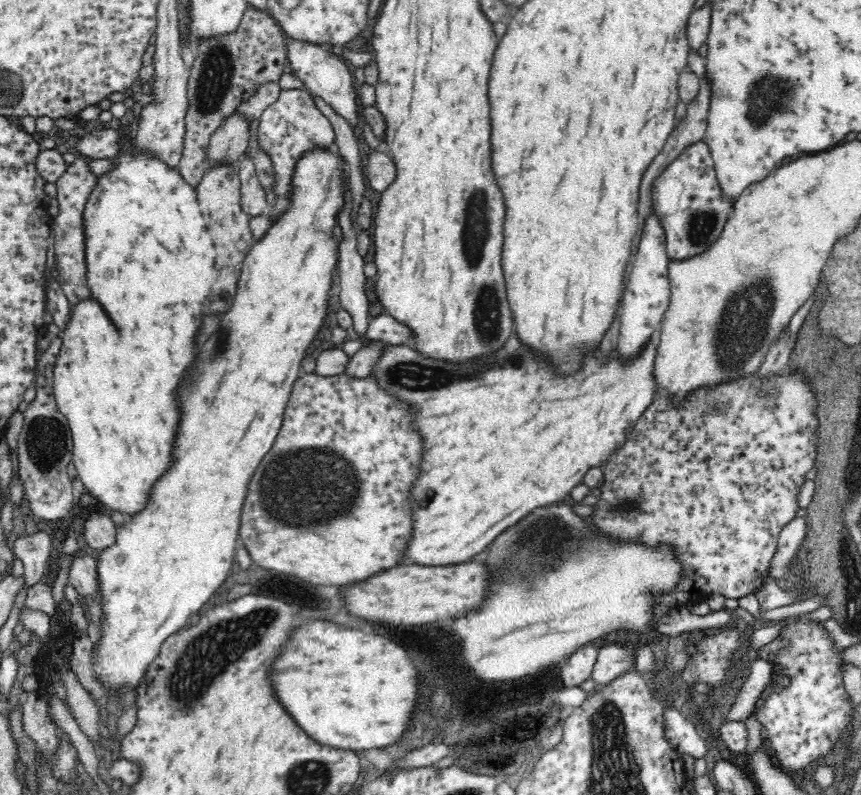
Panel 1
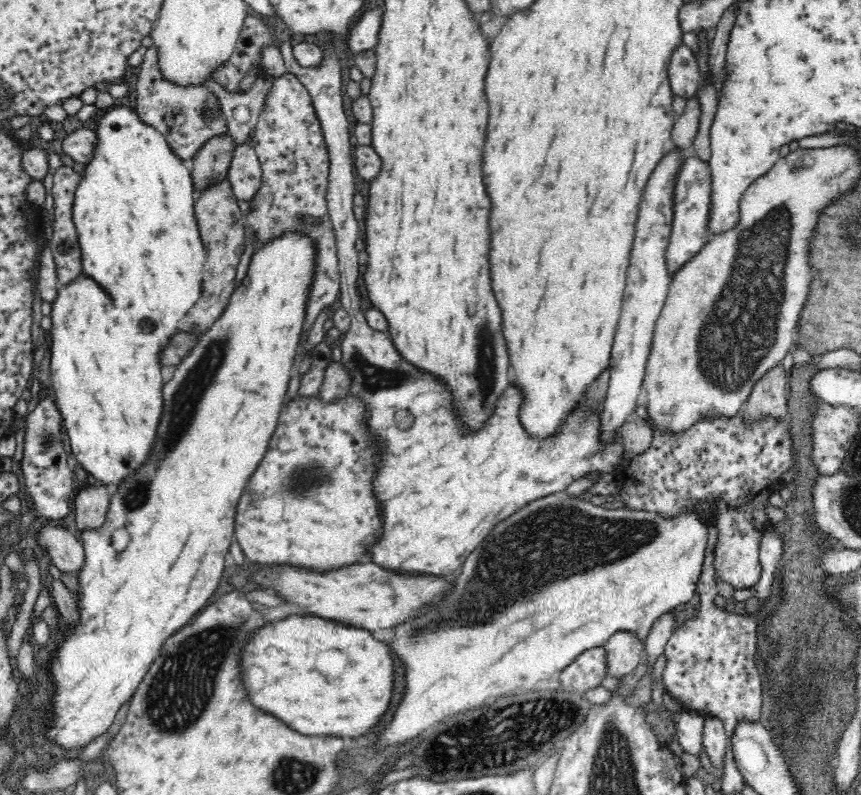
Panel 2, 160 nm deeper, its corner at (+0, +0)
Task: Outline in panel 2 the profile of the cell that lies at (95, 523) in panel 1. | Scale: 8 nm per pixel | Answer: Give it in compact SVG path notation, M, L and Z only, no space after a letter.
M96 481L93 485L86 484L75 494L76 524L81 534L100 530L106 524L110 508L109 490L108 486Z

